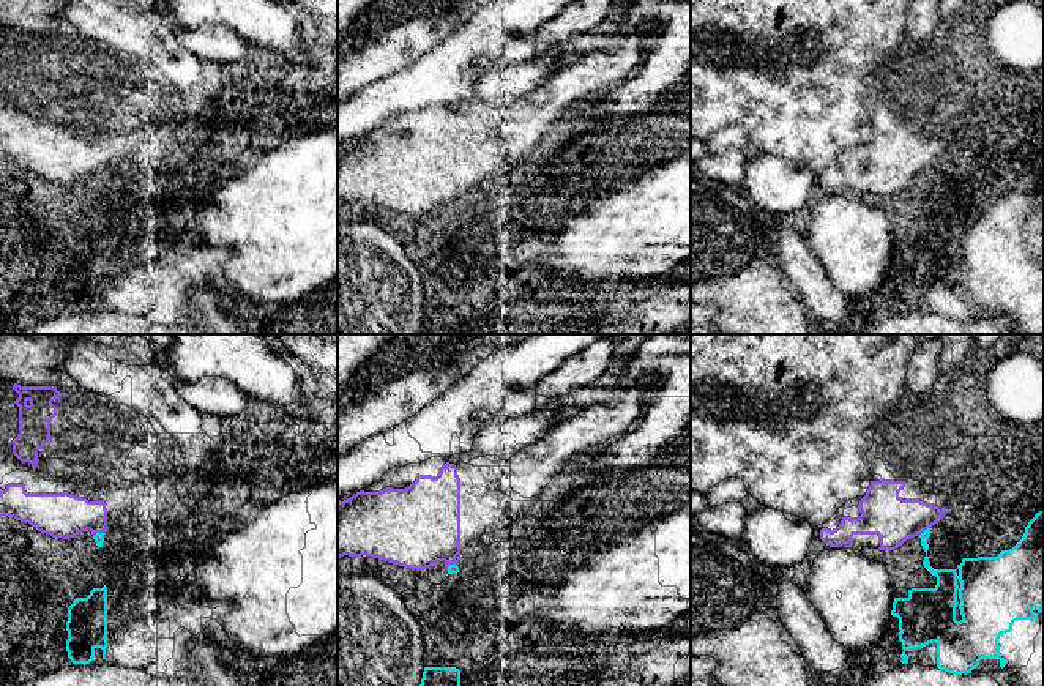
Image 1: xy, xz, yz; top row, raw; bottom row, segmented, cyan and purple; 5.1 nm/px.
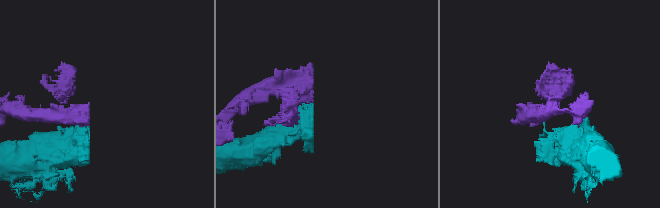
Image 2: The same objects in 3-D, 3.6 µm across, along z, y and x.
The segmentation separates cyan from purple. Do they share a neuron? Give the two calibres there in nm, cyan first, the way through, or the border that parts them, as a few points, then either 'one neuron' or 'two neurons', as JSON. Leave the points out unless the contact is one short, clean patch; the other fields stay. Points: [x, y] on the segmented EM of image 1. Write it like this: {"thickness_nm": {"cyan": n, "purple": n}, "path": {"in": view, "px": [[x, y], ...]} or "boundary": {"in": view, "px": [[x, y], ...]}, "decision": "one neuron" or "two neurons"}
{"thickness_nm": {"cyan": 70, "purple": 220}, "decision": "two neurons"}

